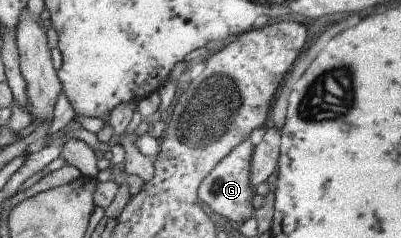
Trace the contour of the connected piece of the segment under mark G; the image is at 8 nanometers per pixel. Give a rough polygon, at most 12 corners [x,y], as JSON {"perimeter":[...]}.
{"perimeter":[[240,143],[206,177],[200,199],[231,221],[255,215],[255,145]]}

